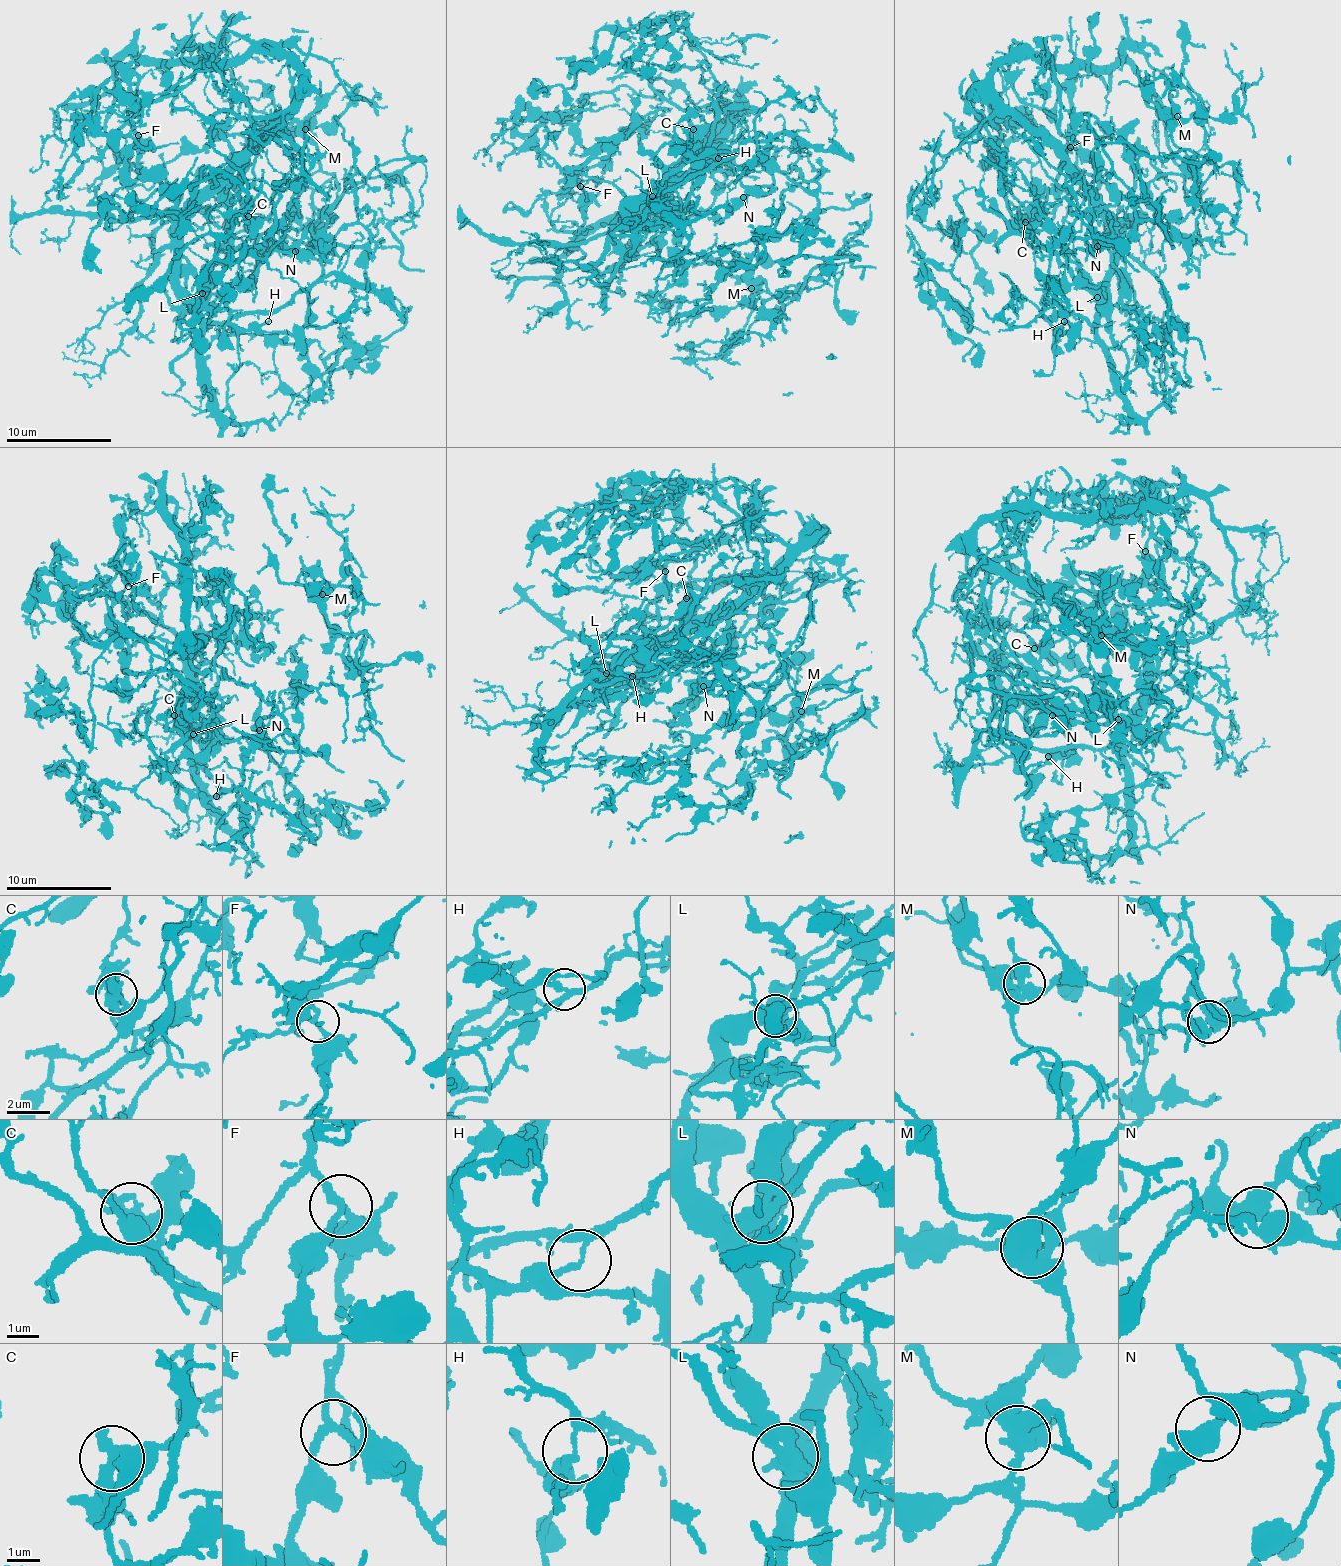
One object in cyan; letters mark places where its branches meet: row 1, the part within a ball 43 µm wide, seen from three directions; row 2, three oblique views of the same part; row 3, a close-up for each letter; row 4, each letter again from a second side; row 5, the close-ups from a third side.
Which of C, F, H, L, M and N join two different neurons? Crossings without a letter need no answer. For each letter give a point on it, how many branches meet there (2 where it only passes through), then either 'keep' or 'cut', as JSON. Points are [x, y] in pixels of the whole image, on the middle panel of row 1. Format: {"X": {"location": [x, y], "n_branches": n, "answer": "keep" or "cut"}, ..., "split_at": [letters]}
{"C": {"location": [693, 129], "n_branches": 2, "answer": "cut"}, "F": {"location": [580, 186], "n_branches": 3, "answer": "keep"}, "H": {"location": [718, 158], "n_branches": 3, "answer": "cut"}, "L": {"location": [652, 196], "n_branches": 4, "answer": "cut"}, "M": {"location": [751, 288], "n_branches": 4, "answer": "keep"}, "N": {"location": [743, 197], "n_branches": 4, "answer": "keep"}, "split_at": ["C", "H", "L"]}

